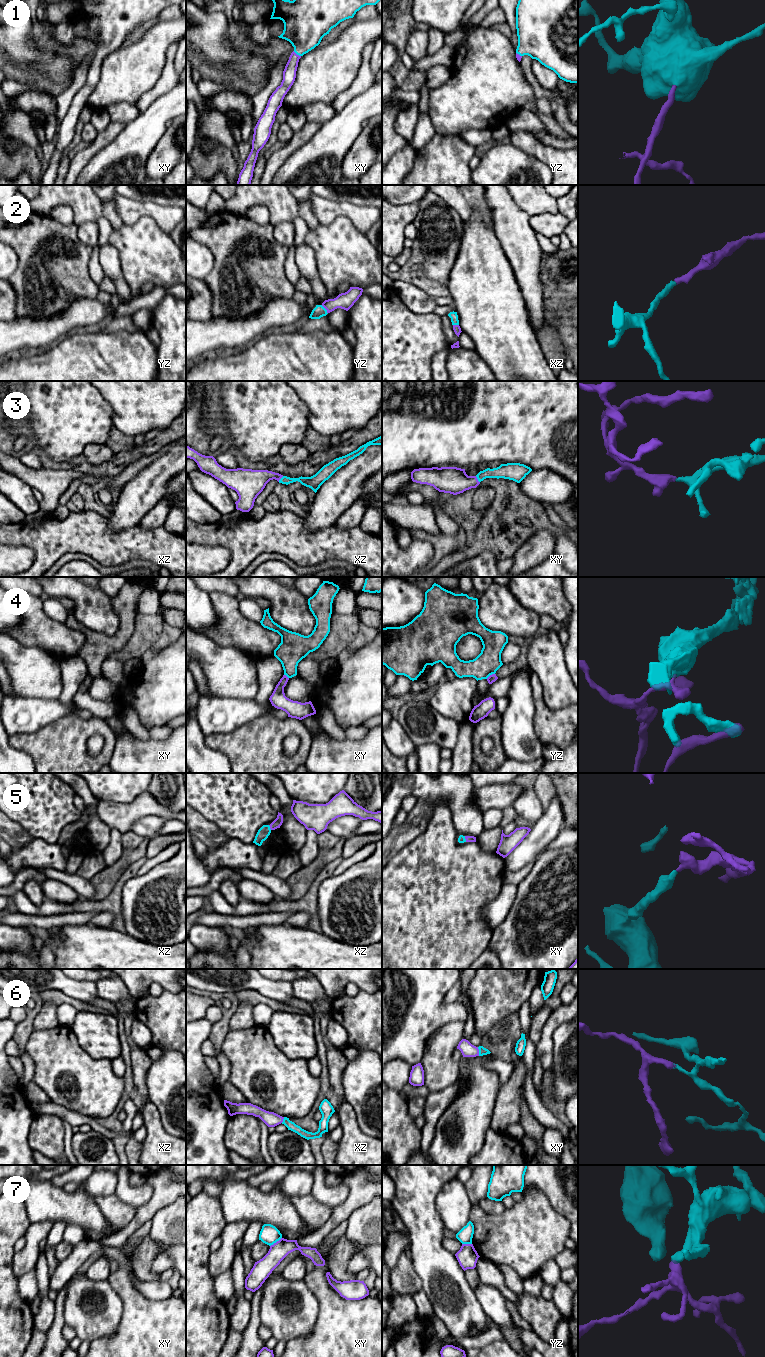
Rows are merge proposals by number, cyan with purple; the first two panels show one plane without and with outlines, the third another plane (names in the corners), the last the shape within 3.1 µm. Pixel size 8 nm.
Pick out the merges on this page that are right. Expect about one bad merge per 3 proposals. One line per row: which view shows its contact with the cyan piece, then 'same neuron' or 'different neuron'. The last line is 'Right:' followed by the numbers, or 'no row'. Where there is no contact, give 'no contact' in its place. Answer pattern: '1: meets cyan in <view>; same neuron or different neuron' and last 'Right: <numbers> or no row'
1: meets cyan in xy; same neuron
2: meets cyan in yz; same neuron
3: meets cyan in xy; same neuron
4: meets cyan in yz; different neuron
5: meets cyan in xz; same neuron
6: meets cyan in xy; same neuron
7: meets cyan in xy; different neuron
Right: 1, 2, 3, 5, 6

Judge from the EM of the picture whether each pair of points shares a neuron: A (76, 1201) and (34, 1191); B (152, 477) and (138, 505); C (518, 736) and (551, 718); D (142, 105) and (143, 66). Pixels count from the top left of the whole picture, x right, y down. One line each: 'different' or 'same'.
A: same
B: same
C: different
D: different

